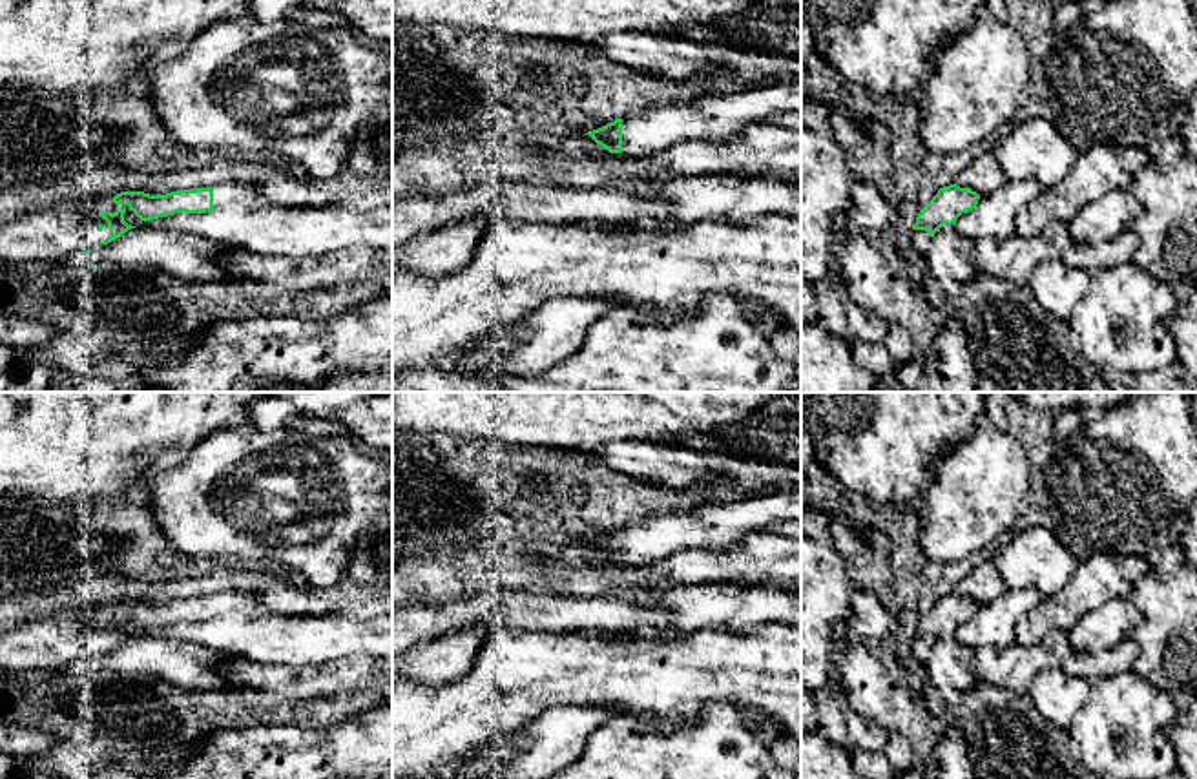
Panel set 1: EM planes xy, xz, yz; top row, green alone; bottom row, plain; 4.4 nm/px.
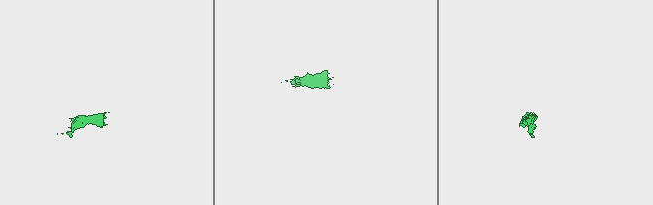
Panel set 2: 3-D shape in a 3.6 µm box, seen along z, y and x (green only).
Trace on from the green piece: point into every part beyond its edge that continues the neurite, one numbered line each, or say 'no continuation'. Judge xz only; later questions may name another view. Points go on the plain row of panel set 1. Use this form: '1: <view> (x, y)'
1: xz (723, 524)

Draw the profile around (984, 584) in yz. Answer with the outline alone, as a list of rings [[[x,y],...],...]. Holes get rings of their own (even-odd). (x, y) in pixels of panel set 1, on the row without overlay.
[[[978,560],[976,566],[958,582],[954,593],[971,597],[980,606],[991,604],[1007,591],[993,560]]]

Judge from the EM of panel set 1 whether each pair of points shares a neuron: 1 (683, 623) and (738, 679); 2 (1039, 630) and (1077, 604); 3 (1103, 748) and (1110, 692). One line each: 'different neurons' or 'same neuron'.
1: different neurons
2: same neuron
3: same neuron

